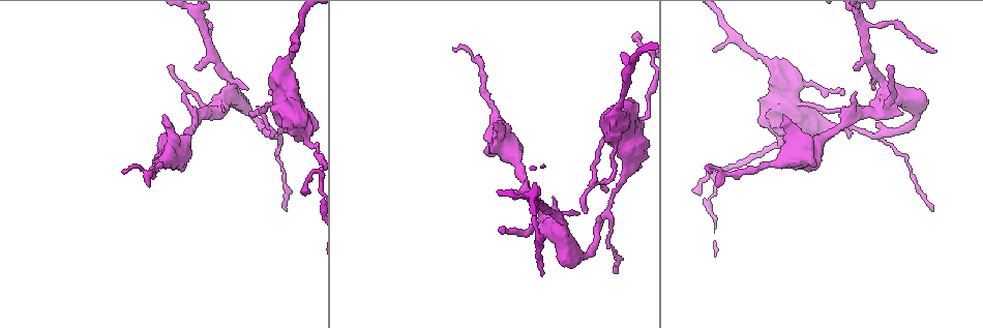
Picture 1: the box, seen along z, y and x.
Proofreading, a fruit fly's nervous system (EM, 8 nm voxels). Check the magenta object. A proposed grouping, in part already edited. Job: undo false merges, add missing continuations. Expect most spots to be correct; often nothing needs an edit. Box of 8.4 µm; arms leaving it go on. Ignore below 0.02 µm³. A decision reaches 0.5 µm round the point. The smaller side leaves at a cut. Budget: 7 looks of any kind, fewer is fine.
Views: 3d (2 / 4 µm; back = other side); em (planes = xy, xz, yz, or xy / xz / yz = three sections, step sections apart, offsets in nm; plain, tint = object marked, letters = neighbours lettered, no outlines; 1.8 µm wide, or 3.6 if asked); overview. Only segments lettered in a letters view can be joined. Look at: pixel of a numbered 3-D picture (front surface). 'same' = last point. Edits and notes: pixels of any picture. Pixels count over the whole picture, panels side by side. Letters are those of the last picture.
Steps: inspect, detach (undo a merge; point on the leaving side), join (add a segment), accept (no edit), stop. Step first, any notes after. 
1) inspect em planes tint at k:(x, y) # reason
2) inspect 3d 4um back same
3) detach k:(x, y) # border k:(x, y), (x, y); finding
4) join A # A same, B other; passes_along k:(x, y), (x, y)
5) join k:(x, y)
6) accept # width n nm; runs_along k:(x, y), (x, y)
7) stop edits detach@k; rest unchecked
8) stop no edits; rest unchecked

inspect em planes tint at 1:(629, 139) # abrupt turn

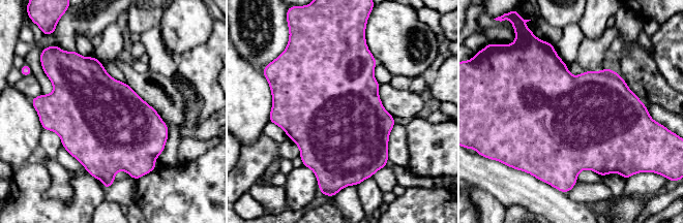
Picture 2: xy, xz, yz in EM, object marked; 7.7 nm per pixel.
inspect em planes letters same

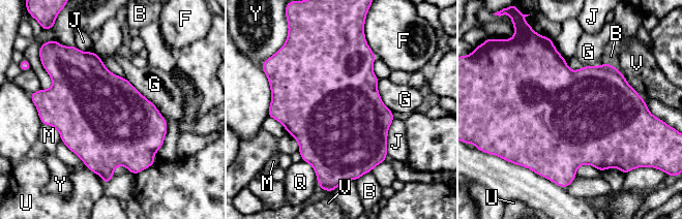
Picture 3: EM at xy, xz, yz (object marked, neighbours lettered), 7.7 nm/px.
accept # longest_contact G 700 nm; B other, F other, G other, J other, M other, Q other, U other, V other, Y other; border 3:(124, 76), (166, 121), (155, 162); one neuron here

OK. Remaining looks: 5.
inspect em planes letters at 1:(288, 57) # thick turns thin

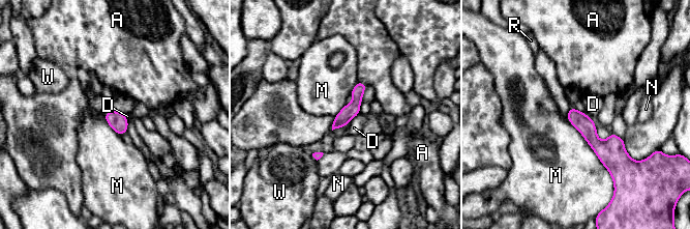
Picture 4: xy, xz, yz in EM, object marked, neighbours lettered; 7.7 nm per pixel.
accept # A other, D other, M other, N other, R other, W other; continuous, no second neuron

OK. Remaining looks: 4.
inspect em planes letters at 1:(934, 51) # an open end

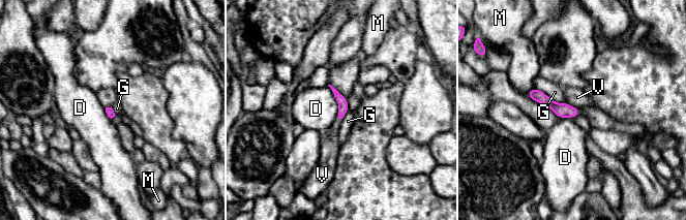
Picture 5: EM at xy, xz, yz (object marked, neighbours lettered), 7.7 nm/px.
accept # D other, G other, M other, V other; runs_along 5:(530, 94), (560, 110), (576, 113); none of them fits

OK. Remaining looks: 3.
stop no edits; rest unchecked

